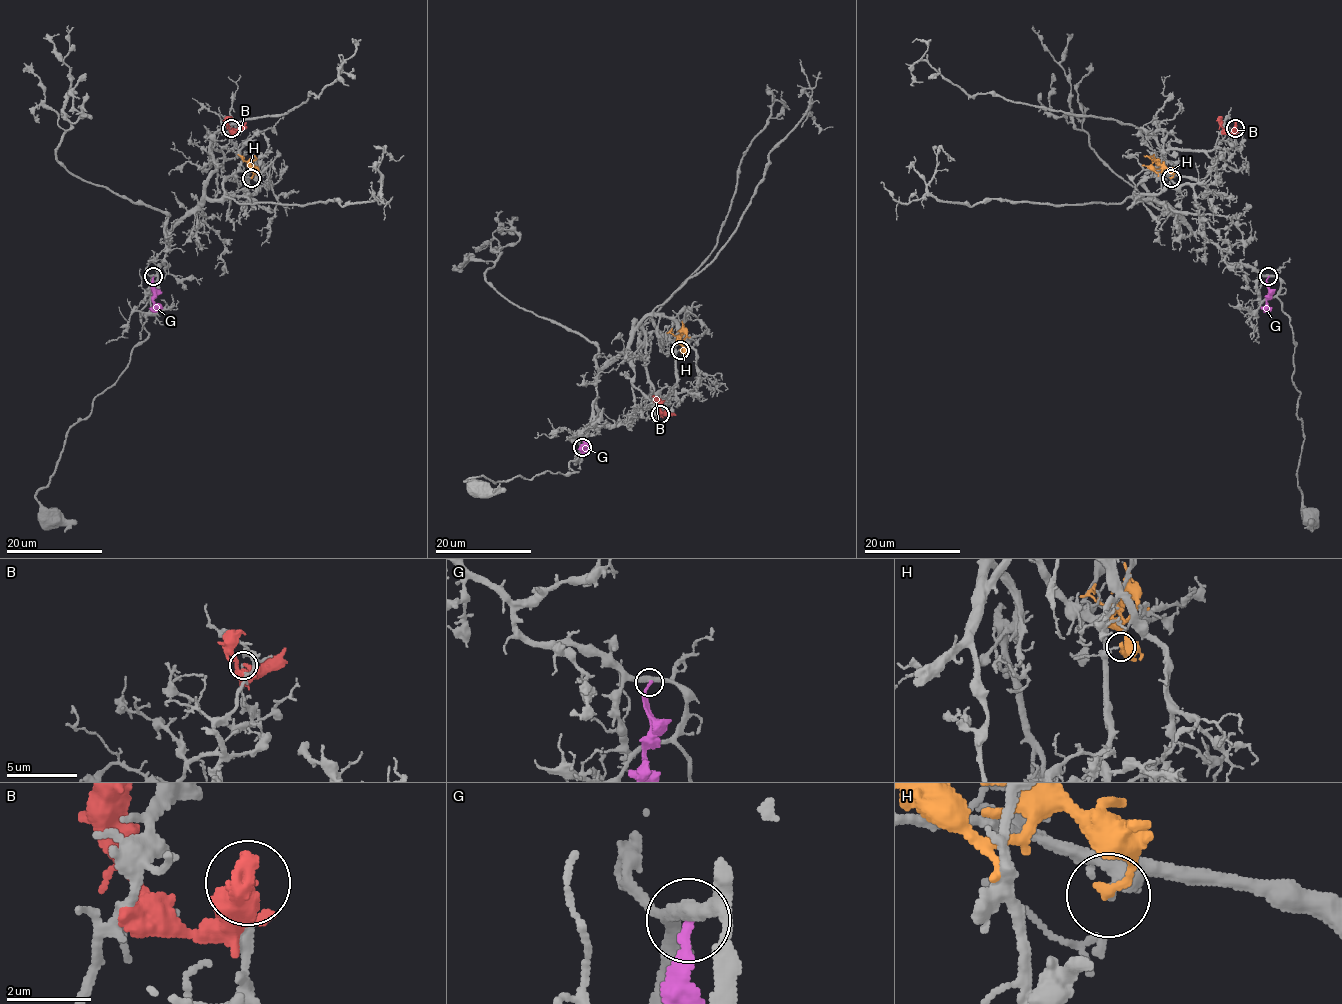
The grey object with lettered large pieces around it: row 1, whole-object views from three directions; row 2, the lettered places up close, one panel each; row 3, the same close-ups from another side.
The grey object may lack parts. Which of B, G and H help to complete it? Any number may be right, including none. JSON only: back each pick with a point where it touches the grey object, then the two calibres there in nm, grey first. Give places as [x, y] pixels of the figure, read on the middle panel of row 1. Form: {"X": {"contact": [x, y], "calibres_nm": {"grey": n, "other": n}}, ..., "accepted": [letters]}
{"accepted": []}

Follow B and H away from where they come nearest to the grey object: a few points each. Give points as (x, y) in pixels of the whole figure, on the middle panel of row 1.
B: (661, 415), (657, 400), (660, 398)
H: (680, 349), (679, 337), (685, 331), (682, 323)

